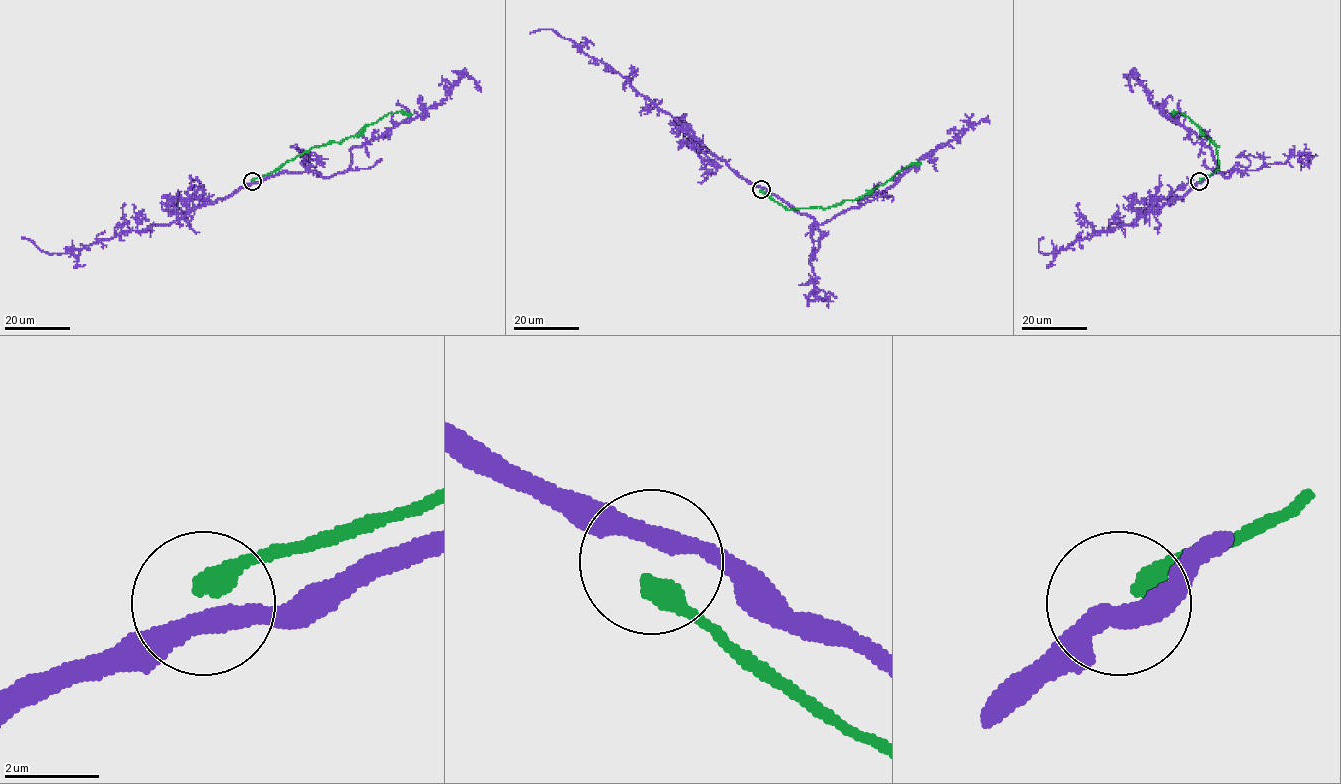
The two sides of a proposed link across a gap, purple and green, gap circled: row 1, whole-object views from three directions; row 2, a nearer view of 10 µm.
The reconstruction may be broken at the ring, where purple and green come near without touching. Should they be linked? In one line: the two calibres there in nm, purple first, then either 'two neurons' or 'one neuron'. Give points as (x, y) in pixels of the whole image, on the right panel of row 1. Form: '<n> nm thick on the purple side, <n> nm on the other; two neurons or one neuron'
400 nm thick on the purple side, 440 nm on the other; two neurons

